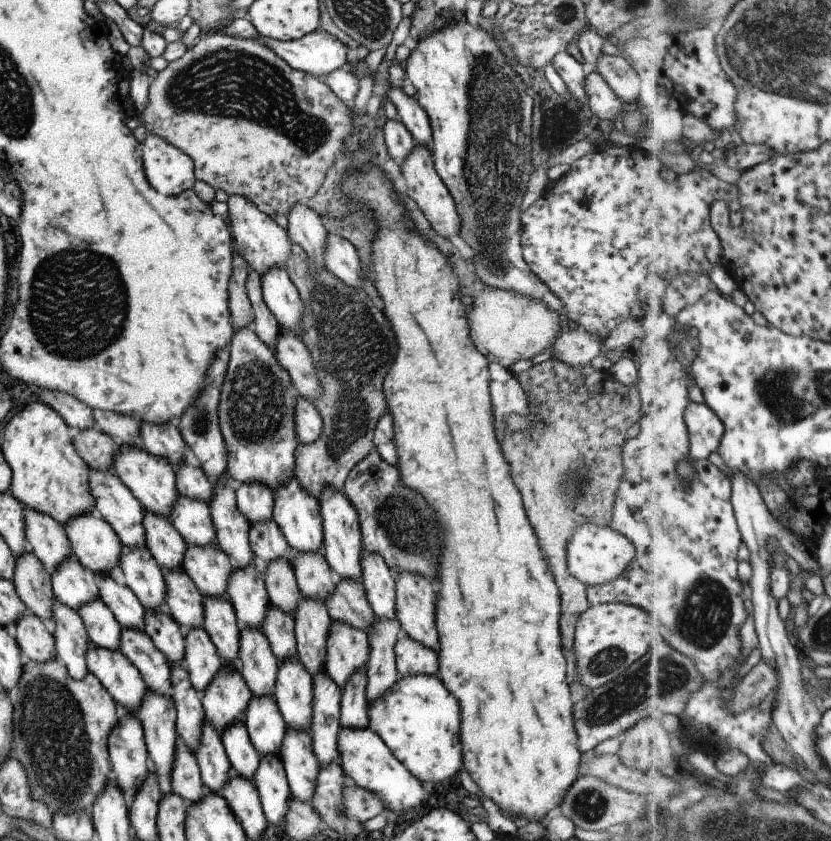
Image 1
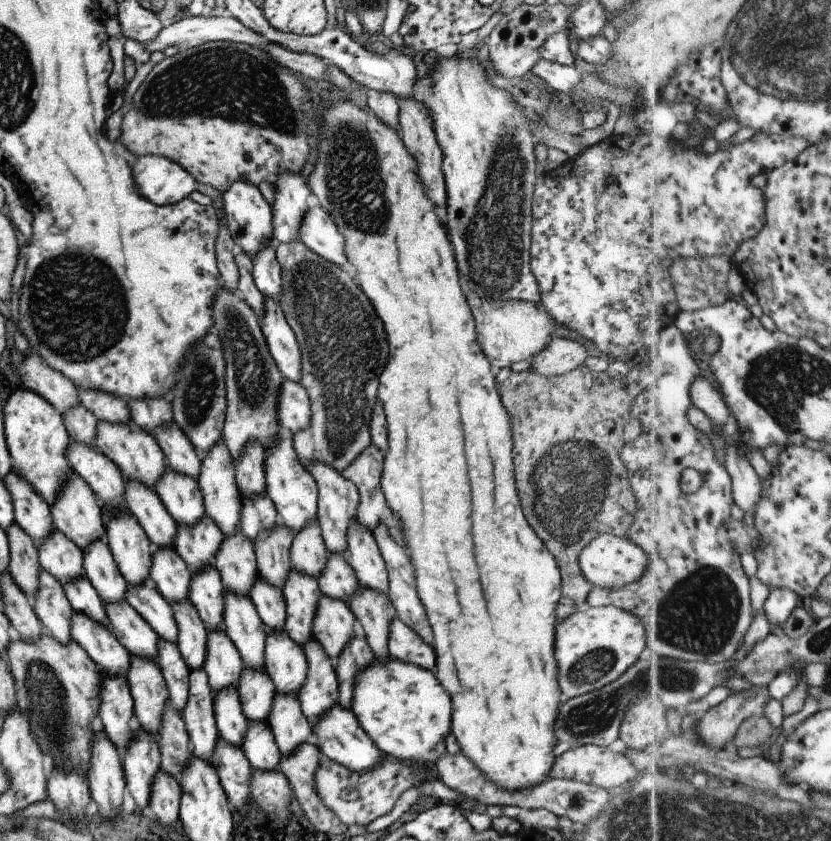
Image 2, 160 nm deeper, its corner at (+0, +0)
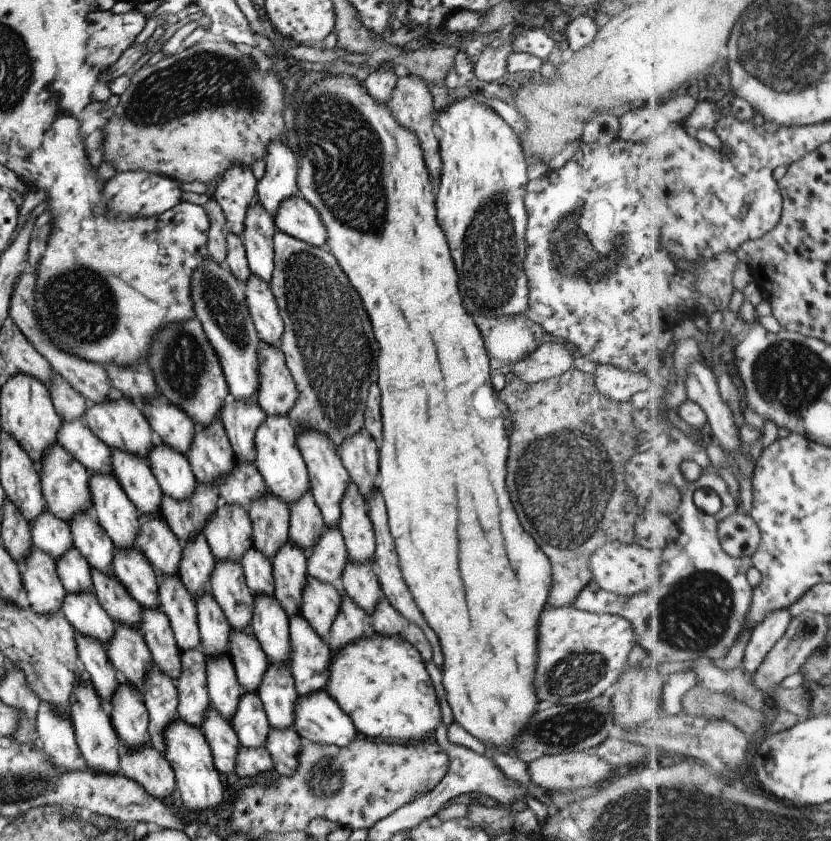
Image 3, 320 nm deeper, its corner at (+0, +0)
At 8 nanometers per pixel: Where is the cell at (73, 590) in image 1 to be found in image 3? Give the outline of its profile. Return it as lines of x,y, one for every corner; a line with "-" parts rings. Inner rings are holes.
48,509
33,518
33,522
30,524
30,536
32,547
47,554
54,562
57,562
57,558
67,548
73,547
73,538
71,538
68,522
59,520

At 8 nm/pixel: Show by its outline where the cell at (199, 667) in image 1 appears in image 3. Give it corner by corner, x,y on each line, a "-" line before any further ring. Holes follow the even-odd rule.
178,576
157,577
160,612
168,619
180,652
193,650
200,644
195,602
183,588

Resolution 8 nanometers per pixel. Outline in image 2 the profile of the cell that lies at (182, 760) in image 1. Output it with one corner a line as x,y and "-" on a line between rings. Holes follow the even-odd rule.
165,699
157,731
160,768
178,778
180,770
191,756
190,742
179,711

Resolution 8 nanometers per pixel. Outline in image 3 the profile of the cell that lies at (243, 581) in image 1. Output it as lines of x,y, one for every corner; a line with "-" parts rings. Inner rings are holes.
219,501
201,533
213,560
239,563
243,552
252,547
252,527
248,515
244,508
235,504

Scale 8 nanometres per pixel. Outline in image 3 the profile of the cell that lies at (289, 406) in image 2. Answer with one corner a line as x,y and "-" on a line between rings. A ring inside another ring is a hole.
260,344
257,348
257,405
266,416
288,416
297,404
297,388
281,350

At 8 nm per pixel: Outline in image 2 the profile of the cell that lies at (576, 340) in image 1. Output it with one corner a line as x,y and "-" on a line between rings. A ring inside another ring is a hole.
553,337
530,361
529,370
541,376
567,374
584,364
585,348
575,340

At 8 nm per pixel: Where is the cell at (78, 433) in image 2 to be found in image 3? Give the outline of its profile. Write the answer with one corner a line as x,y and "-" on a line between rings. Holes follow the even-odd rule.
53,371
53,378
47,388
53,409
61,416
63,422
82,418
88,403
59,374

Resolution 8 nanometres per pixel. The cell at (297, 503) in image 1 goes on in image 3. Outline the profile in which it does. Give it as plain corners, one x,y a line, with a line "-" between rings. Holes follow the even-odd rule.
266,416
257,426
254,436
254,466
269,494
279,498
285,506
291,506
301,498
303,492
309,491
309,478
303,458
296,444
296,434
288,416

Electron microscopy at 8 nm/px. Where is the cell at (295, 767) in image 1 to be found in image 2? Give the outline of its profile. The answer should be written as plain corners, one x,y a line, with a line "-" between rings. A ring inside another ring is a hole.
275,693
266,722
271,729
279,754
286,755
299,746
313,730
293,693

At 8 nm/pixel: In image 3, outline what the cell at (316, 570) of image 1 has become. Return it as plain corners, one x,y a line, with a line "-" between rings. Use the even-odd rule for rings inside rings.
309,491
303,492
297,502
288,506
289,510
289,544
299,546
305,554
311,552
319,534
323,532
324,523
321,514
314,504

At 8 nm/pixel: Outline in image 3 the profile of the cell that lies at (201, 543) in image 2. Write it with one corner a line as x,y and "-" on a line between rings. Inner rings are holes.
196,482
193,494
185,500
175,501
162,496
159,516
179,542
187,542
203,530
219,501
218,490
214,486

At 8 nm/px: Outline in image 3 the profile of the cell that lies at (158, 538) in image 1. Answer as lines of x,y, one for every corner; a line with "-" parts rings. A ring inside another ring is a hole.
110,448
112,476
117,480
139,516
158,516
162,493
151,474
147,461
129,452

